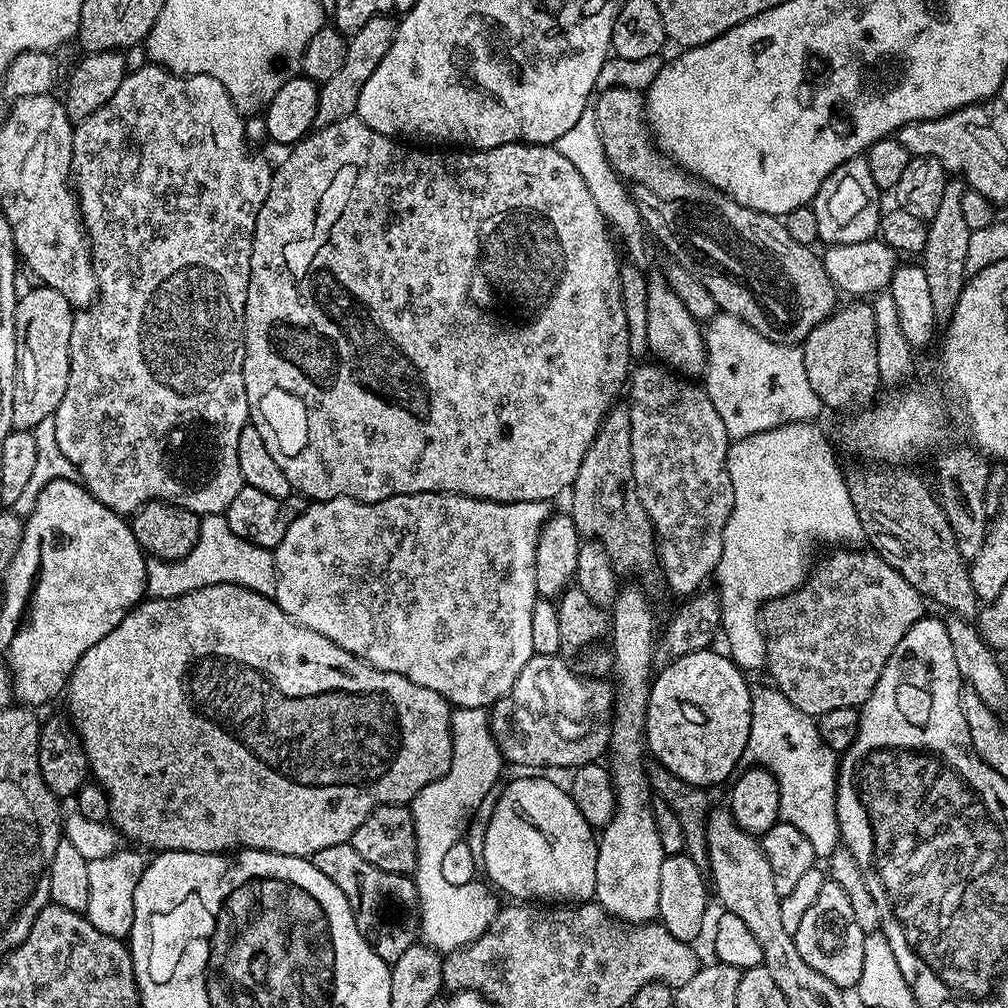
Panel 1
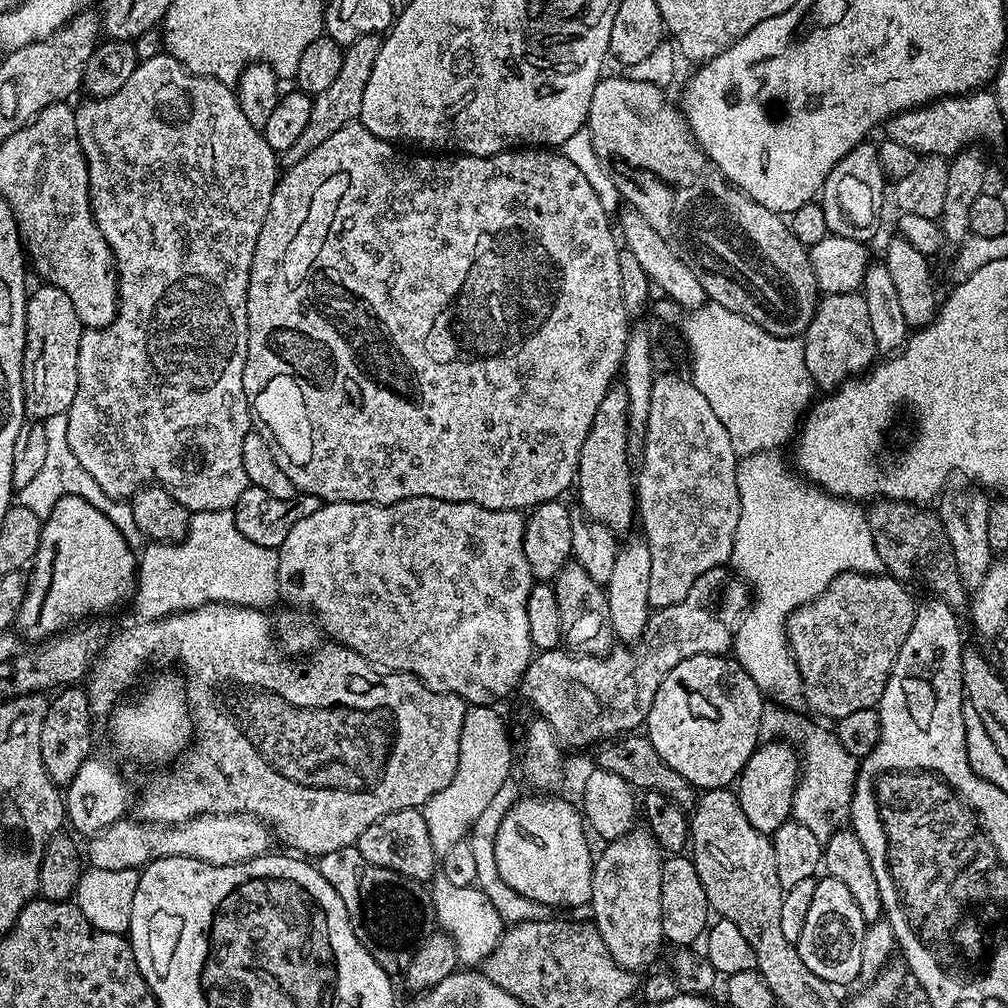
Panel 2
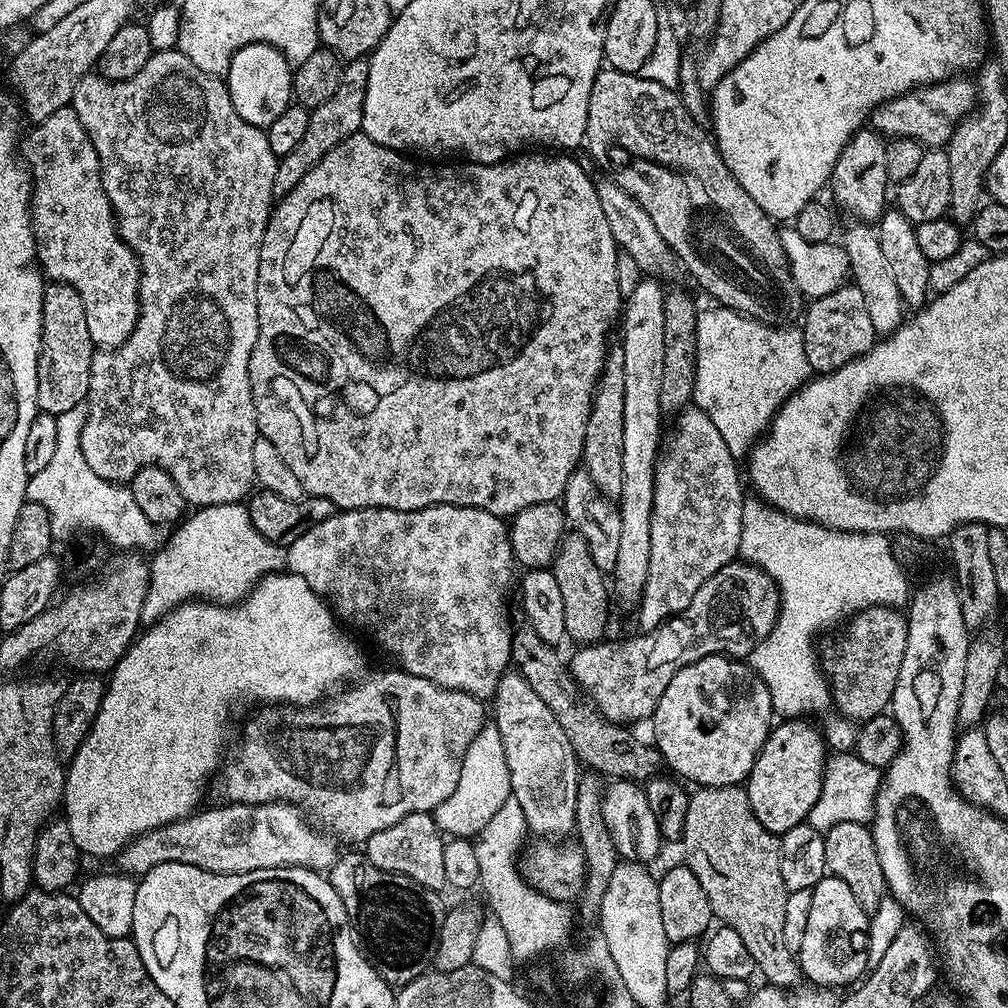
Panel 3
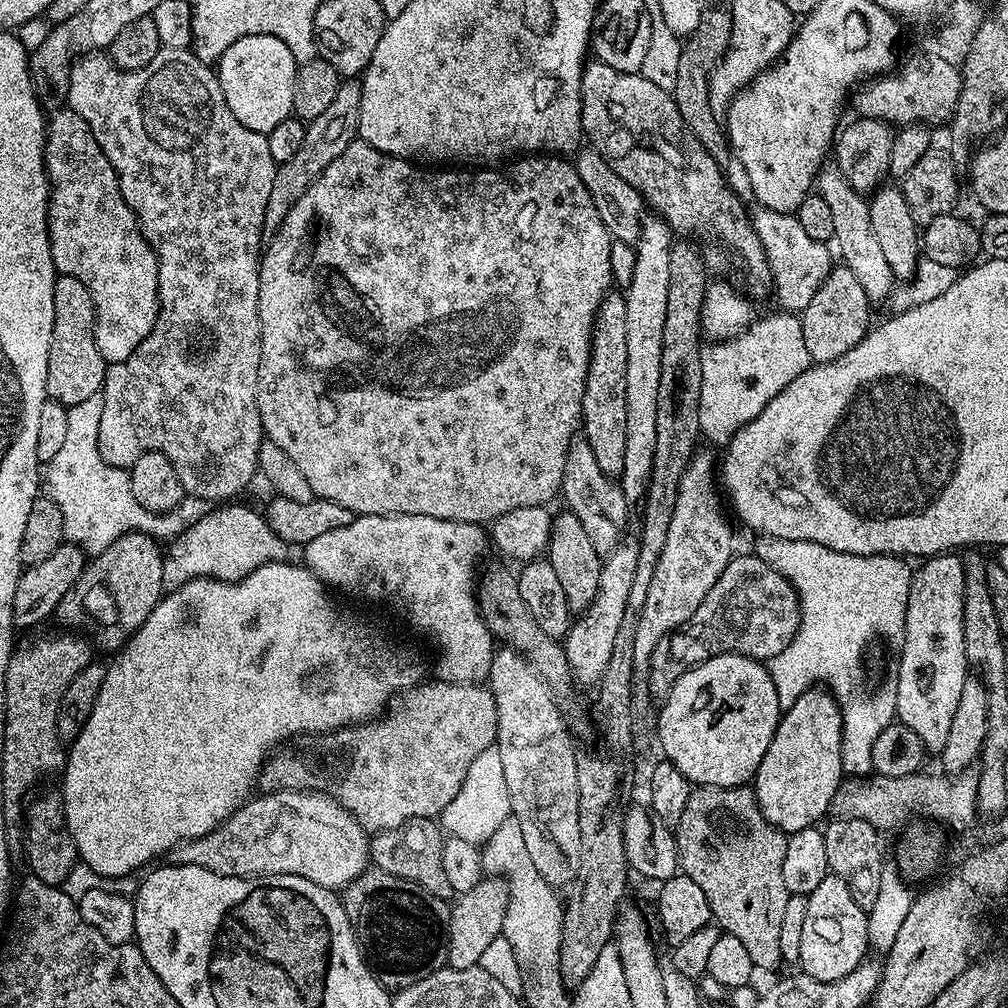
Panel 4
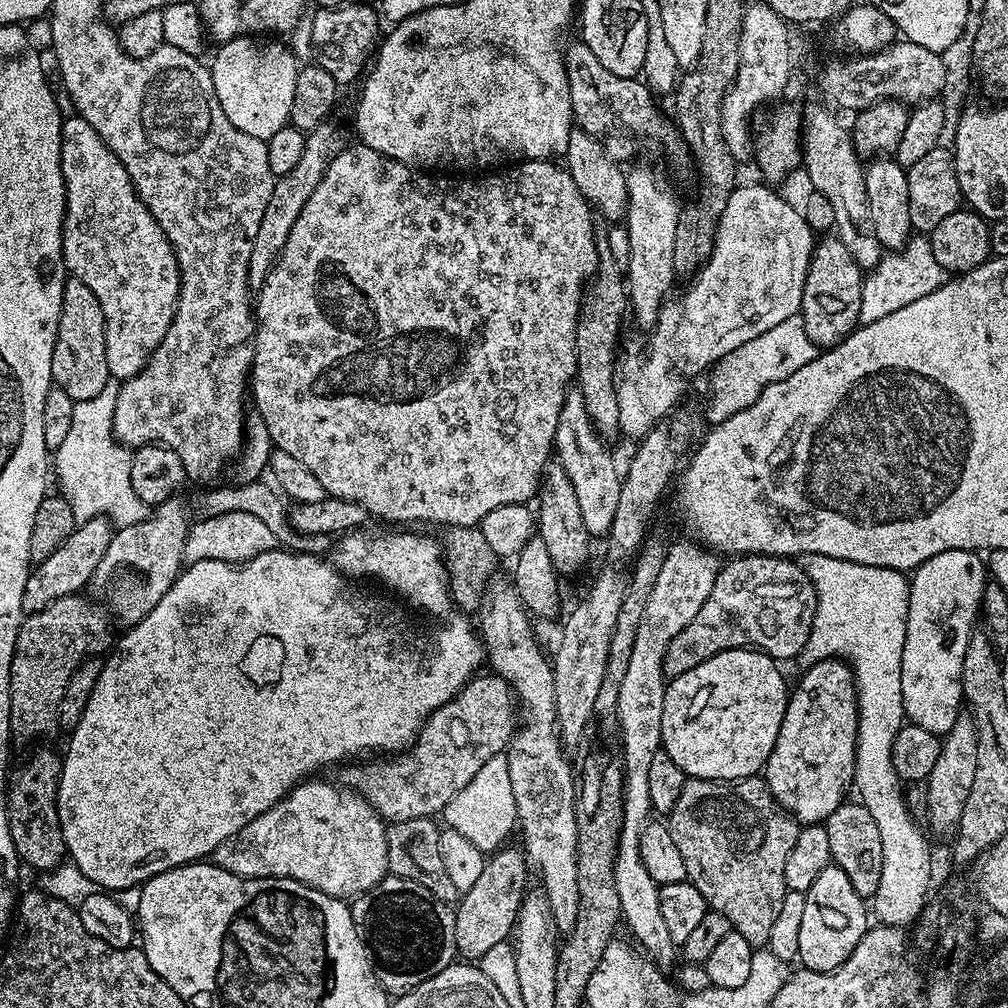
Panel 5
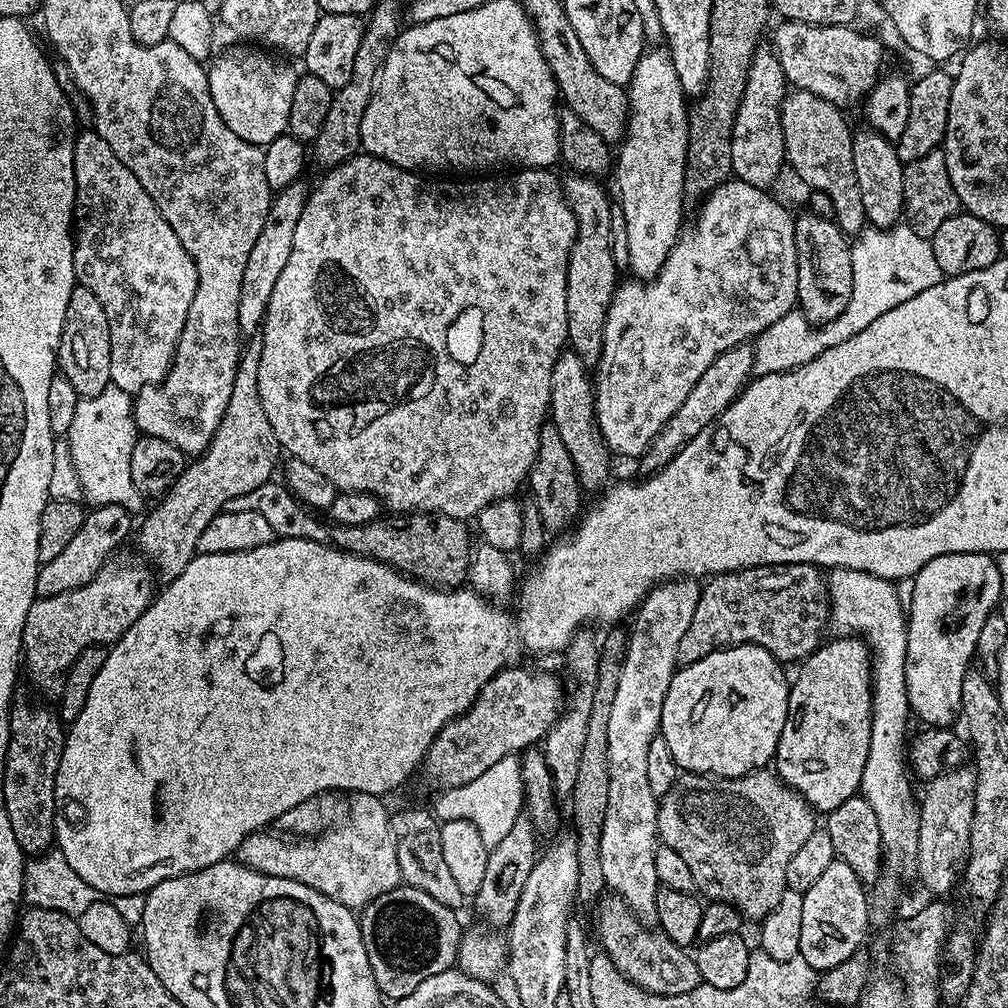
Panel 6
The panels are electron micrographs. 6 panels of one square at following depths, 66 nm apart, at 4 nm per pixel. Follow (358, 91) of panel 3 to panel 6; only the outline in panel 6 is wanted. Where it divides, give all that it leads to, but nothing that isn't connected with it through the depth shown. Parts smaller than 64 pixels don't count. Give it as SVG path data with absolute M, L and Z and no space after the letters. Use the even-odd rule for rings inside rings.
M303 179L295 180L273 195L270 210L262 222L262 234L258 234L250 250L250 258L246 258L246 270L242 270L242 290L238 293L238 326L241 333L256 334L261 331L270 294L274 294L274 285L286 267L290 250L294 250L294 230L298 227L298 218L302 218L310 191L309 185L304 183Z

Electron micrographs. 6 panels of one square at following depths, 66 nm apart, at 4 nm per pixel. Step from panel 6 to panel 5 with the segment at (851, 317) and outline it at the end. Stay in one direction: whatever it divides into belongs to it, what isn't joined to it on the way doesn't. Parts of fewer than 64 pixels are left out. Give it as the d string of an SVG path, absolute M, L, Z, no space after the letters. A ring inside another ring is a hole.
M909 239L903 248L885 255L880 263L865 275L860 303L860 324L878 322L878 318L886 318L894 314L894 310L902 310L902 306L910 306L910 302L918 302L918 298L934 294L934 290L941 288L944 283L946 273L934 258L931 239ZM800 315L786 318L786 322L778 322L766 334L758 334L750 342L738 346L730 354L726 354L710 369L712 376L712 393L708 396L708 424L715 426L728 420L740 410L746 410L774 382L782 382L794 374L794 370L802 370L818 355L816 345L810 342L806 334L804 319Z

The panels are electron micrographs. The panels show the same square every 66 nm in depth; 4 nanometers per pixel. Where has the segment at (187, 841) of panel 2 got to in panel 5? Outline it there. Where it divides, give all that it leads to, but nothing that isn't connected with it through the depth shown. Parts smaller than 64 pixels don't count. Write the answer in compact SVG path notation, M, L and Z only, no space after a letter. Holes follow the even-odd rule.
M320 778L297 784L273 808L246 822L238 834L226 838L222 846L213 850L211 863L219 866L221 872L229 872L246 880L293 880L303 887L322 890L324 896L331 896L340 902L355 898L382 882L389 875L385 821L357 792L335 783L323 784L316 779Z

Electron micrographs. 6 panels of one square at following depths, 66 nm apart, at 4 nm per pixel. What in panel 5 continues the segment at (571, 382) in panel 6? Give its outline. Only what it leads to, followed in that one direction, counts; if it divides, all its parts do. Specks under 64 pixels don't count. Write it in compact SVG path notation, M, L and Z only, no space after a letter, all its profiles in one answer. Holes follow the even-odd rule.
M569 390L564 399L562 414L558 416L554 454L574 486L578 506L582 509L582 522L586 522L586 530L593 538L607 537L608 531L612 529L620 497L622 472L616 469L616 460L604 443L605 437L592 425L582 394L578 390Z

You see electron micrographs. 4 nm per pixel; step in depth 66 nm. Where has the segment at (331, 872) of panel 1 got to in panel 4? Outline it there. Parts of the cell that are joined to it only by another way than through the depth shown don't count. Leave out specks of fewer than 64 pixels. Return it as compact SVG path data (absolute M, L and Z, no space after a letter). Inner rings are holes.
M375 866L365 868L364 873L354 878L342 889L342 911L349 925L356 931L359 951L363 952L369 968L376 973L376 979L389 990L399 990L430 978L448 963L448 927L452 913L449 901L422 890L412 880L386 874L386 870Z

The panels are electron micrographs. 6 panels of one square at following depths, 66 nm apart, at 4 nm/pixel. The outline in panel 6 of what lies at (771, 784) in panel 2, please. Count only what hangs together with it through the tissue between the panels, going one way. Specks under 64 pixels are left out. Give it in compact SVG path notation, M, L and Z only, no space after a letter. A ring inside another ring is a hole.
M854 636L830 640L802 661L800 673L791 681L786 726L774 757L776 775L820 814L834 811L859 793L872 725L871 651Z

